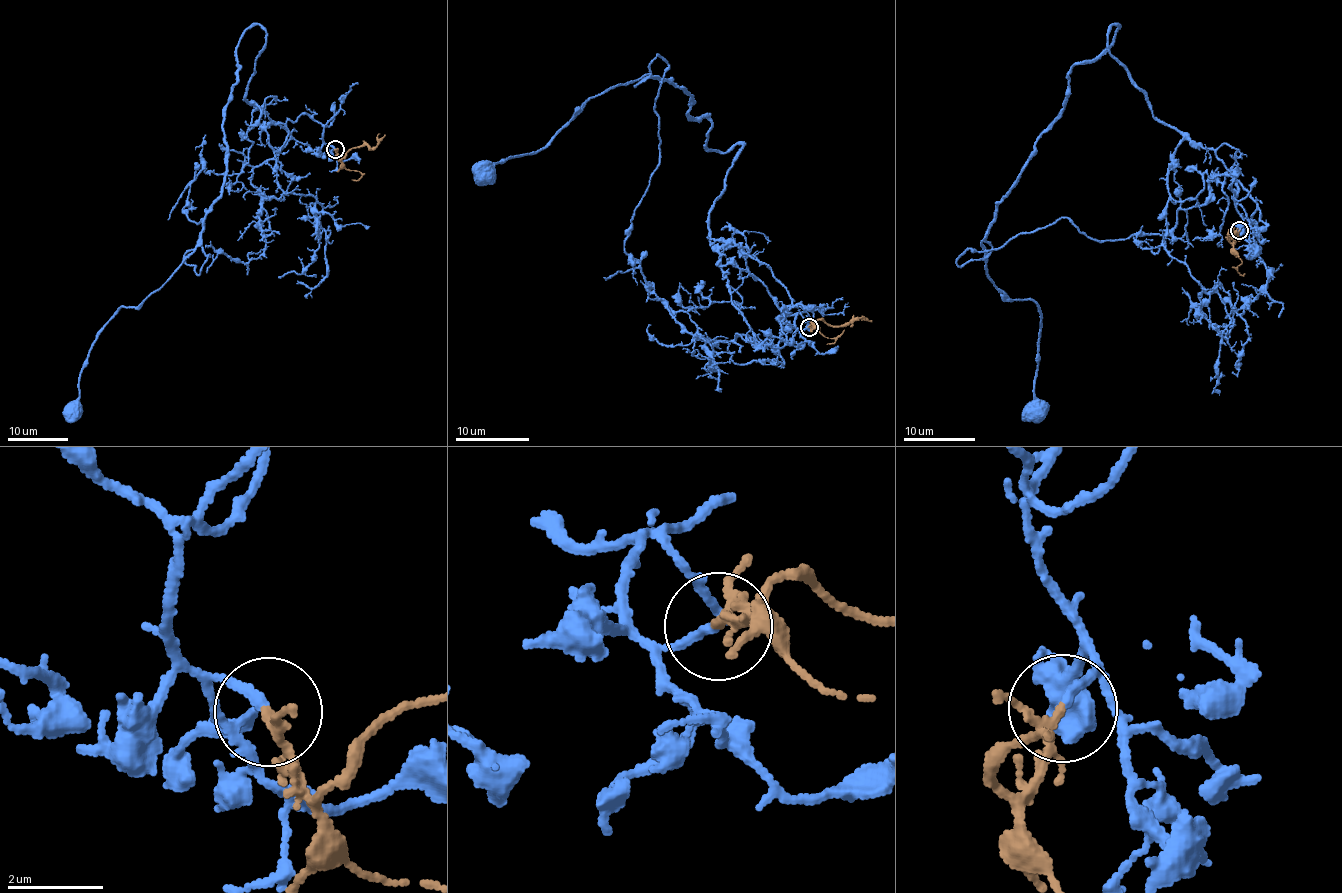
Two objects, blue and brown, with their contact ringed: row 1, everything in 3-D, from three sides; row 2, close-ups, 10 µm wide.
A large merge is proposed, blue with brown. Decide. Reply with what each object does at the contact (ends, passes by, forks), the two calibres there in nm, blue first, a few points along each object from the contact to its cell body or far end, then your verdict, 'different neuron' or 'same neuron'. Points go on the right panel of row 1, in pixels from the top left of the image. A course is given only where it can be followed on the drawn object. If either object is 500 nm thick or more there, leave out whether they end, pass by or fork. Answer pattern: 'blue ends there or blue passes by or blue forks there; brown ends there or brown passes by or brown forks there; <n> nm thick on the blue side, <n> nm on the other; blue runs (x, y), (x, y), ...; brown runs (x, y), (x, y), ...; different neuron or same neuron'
blue ends there; brown forks there; 180 nm thick on the blue side, 120 nm on the other; blue runs (1240, 230), (1231, 176), (1167, 190), (1183, 139), (1113, 24), (982, 245), (1038, 307), (1036, 410); brown runs (1240, 230), (1232, 242), (1229, 240), (1237, 233), (1230, 239), (1228, 233), (1234, 227); same neuron

